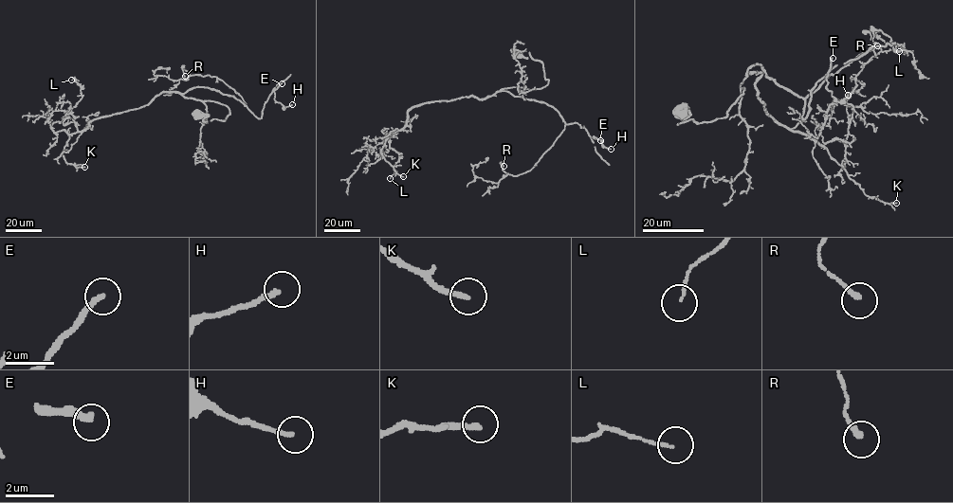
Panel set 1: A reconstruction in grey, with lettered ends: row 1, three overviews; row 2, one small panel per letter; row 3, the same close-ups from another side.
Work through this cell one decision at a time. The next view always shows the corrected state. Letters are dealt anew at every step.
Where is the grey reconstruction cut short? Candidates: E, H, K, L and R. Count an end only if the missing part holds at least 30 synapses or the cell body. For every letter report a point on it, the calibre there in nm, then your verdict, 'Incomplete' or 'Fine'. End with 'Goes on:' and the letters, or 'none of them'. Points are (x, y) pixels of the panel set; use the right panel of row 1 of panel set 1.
E: Place: (833, 58). Thickness 280 nm. Incomplete
H: Place: (848, 95). Thickness 180 nm. Fine
K: Place: (896, 203). Thickness 220 nm. Incomplete
L: Place: (899, 51). Thickness 100 nm. Fine
R: Place: (877, 45). Thickness 200 nm. Fine
Goes on: E, K

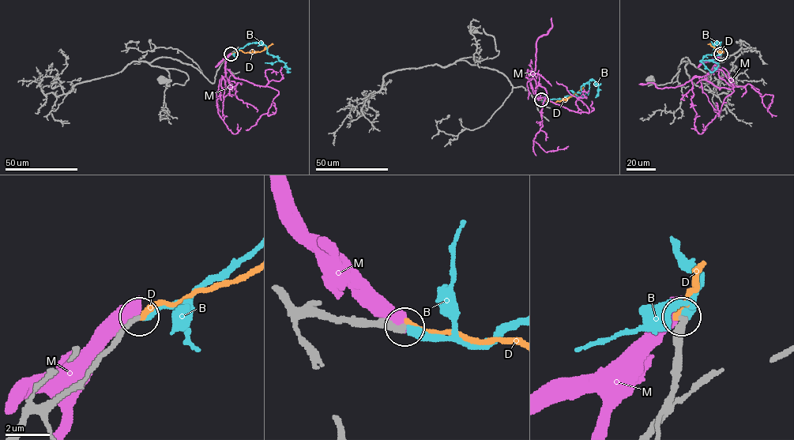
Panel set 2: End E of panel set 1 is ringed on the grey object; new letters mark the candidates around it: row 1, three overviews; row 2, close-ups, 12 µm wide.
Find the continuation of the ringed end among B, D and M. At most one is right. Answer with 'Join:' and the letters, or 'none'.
Join: B

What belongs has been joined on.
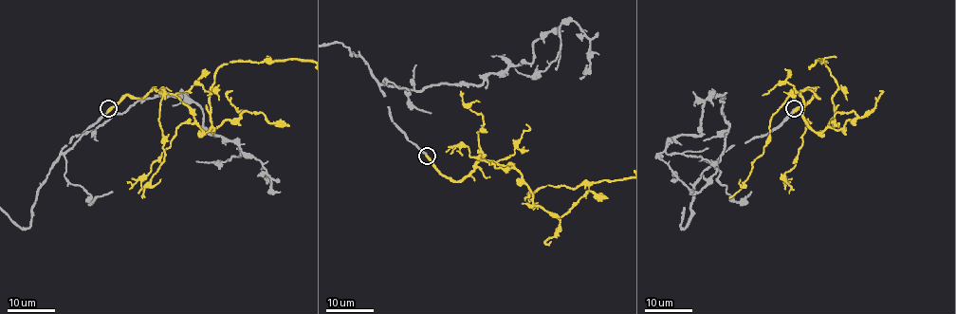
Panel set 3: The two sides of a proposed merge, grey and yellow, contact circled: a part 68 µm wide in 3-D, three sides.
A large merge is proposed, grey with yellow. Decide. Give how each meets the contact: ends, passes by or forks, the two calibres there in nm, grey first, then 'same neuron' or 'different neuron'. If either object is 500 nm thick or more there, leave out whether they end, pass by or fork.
grey ends; yellow ends; calibres 240 and 460 nm; same neuron

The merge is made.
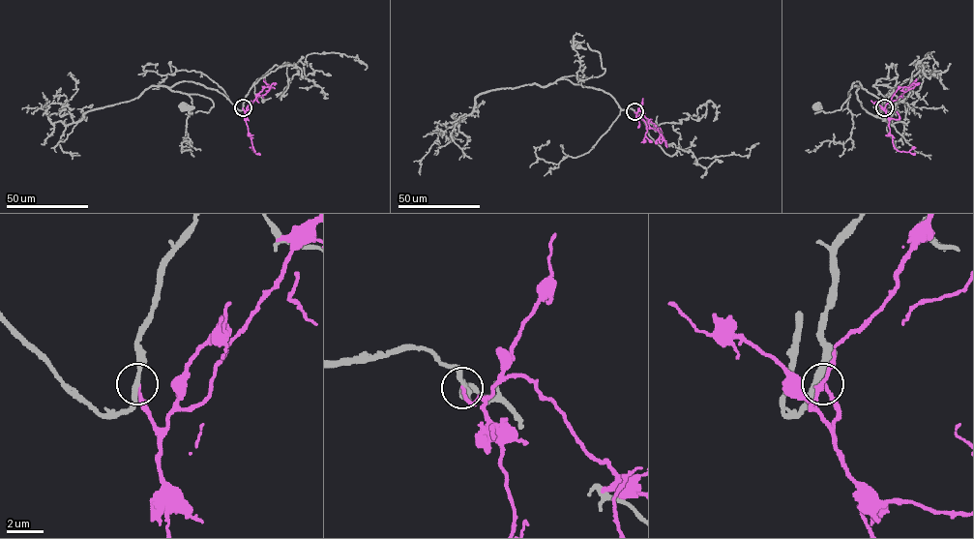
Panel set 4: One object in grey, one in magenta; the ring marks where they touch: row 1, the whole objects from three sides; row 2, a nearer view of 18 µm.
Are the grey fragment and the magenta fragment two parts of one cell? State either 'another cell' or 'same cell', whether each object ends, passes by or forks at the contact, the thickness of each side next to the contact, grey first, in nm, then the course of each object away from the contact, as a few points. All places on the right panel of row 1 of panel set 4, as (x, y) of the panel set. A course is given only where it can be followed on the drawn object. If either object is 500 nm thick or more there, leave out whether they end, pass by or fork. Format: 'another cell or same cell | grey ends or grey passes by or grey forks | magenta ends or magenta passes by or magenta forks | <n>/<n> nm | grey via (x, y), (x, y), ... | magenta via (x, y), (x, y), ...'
another cell | grey passes by | magenta ends | 280/180 nm | grey via (884, 107), (881, 110), (882, 101), (857, 81), (839, 109), (815, 113), (818, 106) | magenta via (885, 107), (885, 111), (885, 104), (899, 88), (916, 85), (892, 103)

